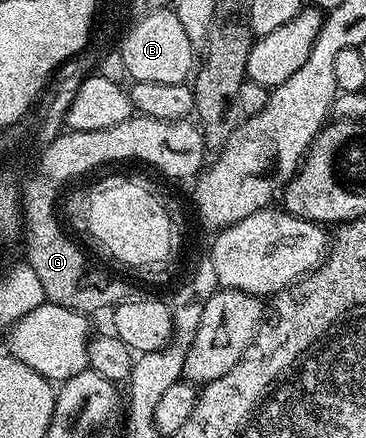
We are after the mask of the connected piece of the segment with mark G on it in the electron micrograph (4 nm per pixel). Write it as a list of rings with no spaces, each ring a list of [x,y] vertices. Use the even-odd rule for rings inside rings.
[[[24,181],[22,187],[22,217],[24,222],[23,249],[25,248],[25,262],[36,271],[40,279],[44,299],[59,306],[73,304],[73,284],[77,280],[81,258],[79,253],[83,248],[76,243],[72,235],[61,230],[60,225],[53,222],[51,216],[51,202],[53,202],[53,188],[45,182]]]

